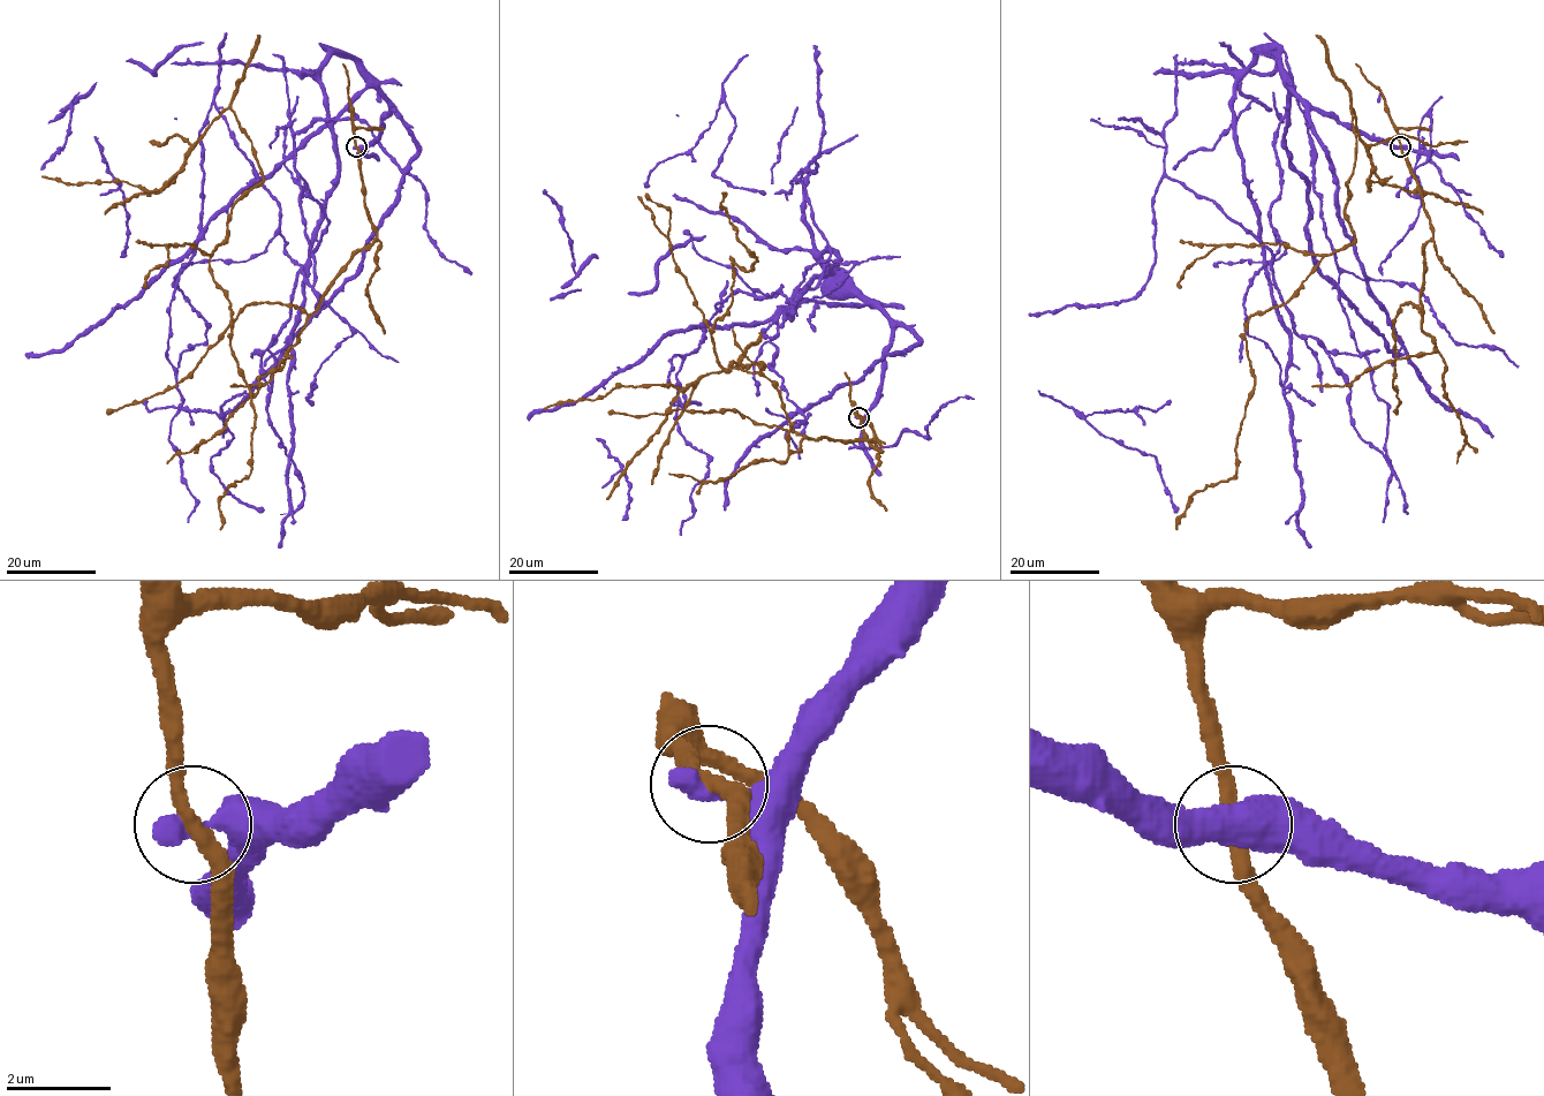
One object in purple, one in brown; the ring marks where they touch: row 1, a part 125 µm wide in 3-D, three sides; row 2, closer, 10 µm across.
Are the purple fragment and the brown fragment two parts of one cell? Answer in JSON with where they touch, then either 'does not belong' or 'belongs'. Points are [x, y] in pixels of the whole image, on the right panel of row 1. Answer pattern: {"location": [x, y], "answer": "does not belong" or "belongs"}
{"location": [1400, 146], "answer": "belongs"}

